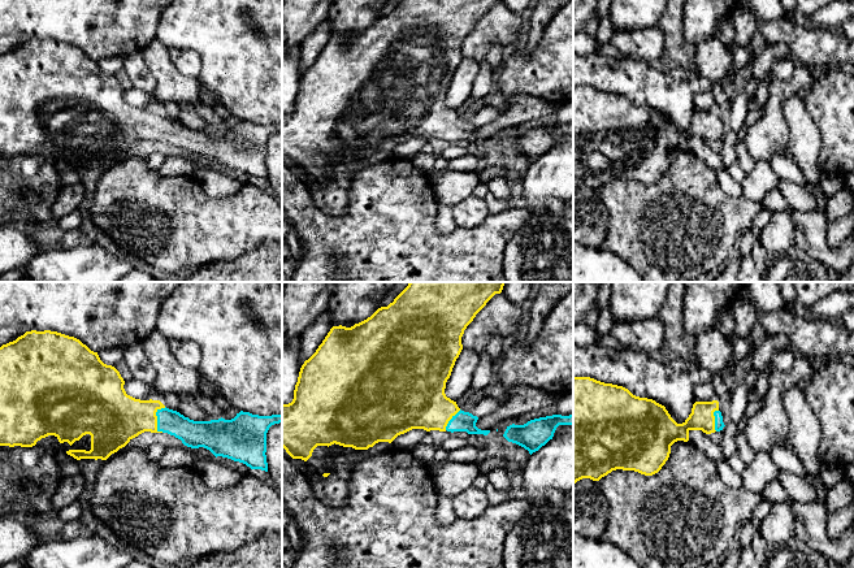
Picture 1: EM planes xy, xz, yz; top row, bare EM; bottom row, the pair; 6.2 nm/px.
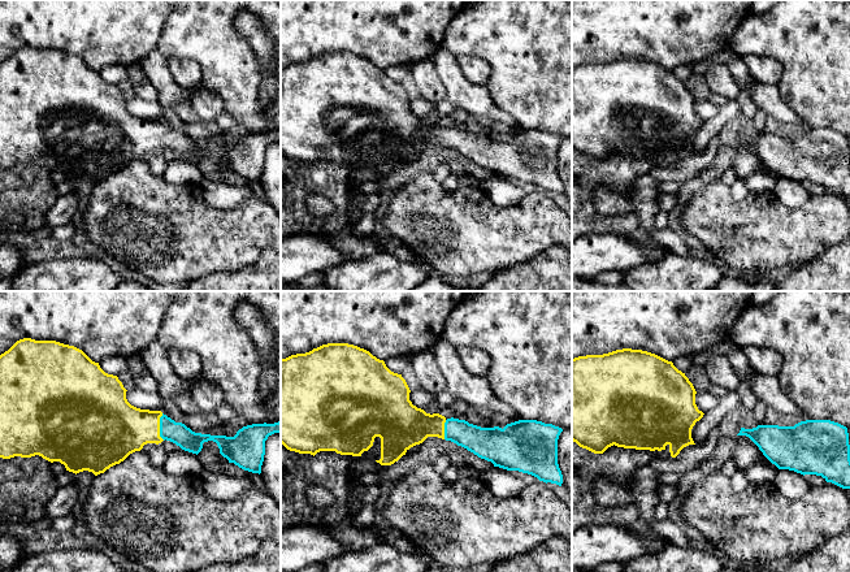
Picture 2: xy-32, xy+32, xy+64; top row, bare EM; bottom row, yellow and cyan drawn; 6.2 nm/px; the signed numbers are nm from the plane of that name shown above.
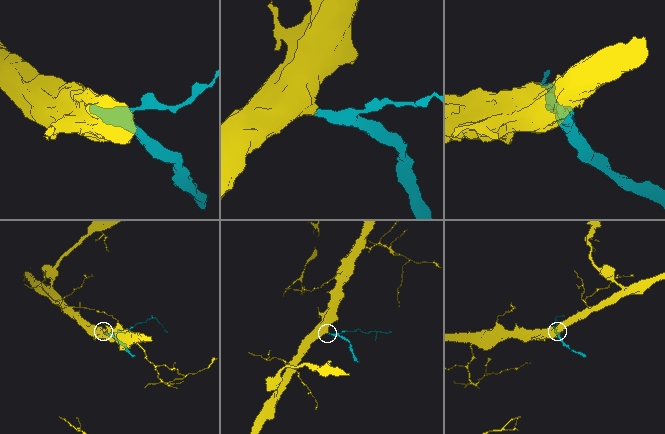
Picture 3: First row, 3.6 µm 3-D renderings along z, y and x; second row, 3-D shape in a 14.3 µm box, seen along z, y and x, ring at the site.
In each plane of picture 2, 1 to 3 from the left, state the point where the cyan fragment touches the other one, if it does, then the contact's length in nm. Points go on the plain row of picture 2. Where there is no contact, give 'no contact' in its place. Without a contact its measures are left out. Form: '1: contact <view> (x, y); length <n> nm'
1: contact xy-32 (159, 135); length 170 nm
2: contact xy+32 (443, 138); length 120 nm
3: no contact

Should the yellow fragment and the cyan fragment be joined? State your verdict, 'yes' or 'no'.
yes

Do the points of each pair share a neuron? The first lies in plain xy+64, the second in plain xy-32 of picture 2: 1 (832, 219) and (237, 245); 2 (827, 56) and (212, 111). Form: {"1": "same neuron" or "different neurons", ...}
{"1": "same neuron", "2": "different neurons"}

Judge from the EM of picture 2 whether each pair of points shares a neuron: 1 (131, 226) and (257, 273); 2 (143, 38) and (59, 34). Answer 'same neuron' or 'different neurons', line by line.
1: different neurons
2: same neuron

